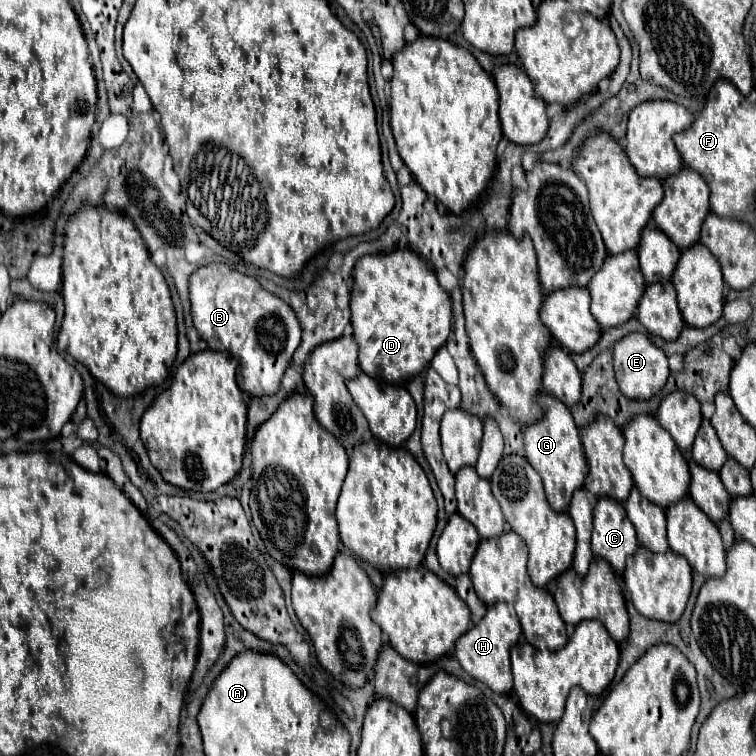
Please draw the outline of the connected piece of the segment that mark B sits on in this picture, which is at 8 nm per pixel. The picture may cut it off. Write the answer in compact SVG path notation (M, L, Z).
M209 263L205 267L199 267L191 275L189 285L189 299L191 299L191 315L195 329L199 335L209 343L215 351L229 351L231 355L239 357L239 387L241 391L249 395L275 395L281 387L281 379L285 369L289 367L289 361L299 347L301 341L301 327L295 317L295 311L277 295L263 289L253 277L241 275L239 271L233 271L225 263Z

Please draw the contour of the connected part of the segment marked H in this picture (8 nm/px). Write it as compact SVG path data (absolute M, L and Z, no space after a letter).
M495 603L487 609L483 621L479 625L473 625L465 635L461 635L455 643L455 657L465 673L469 673L473 679L485 683L491 691L507 695L513 689L513 677L511 677L511 663L509 663L509 651L521 637L521 625L515 615L515 609L503 603Z

